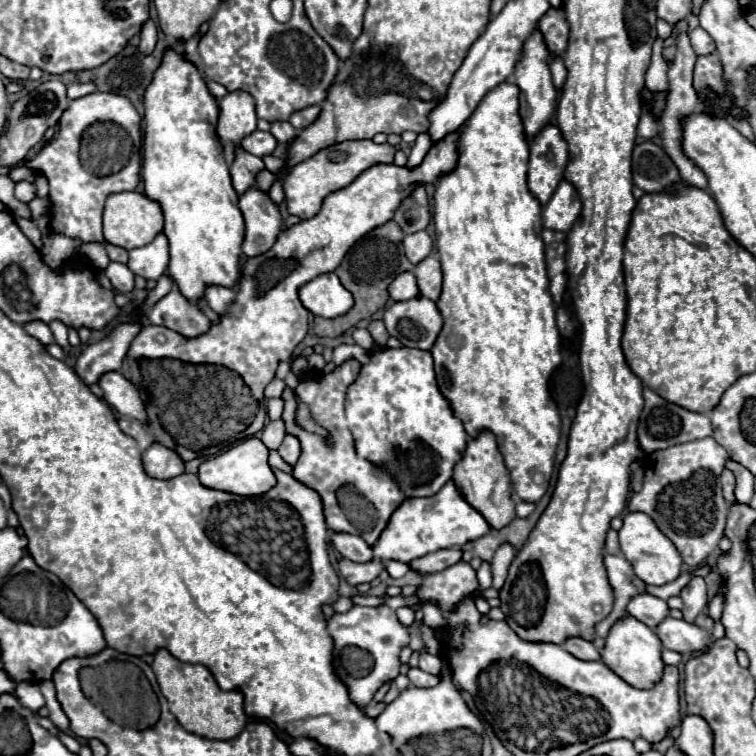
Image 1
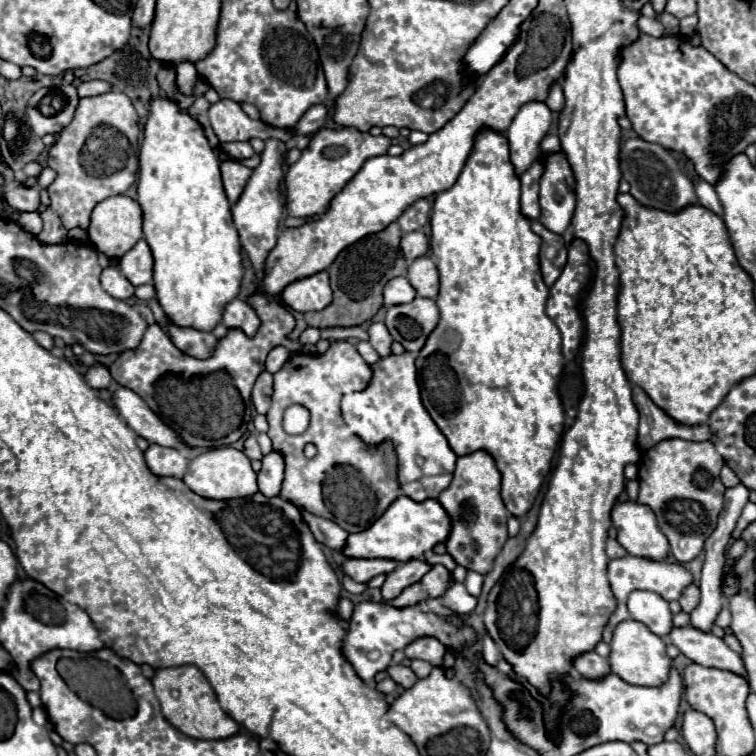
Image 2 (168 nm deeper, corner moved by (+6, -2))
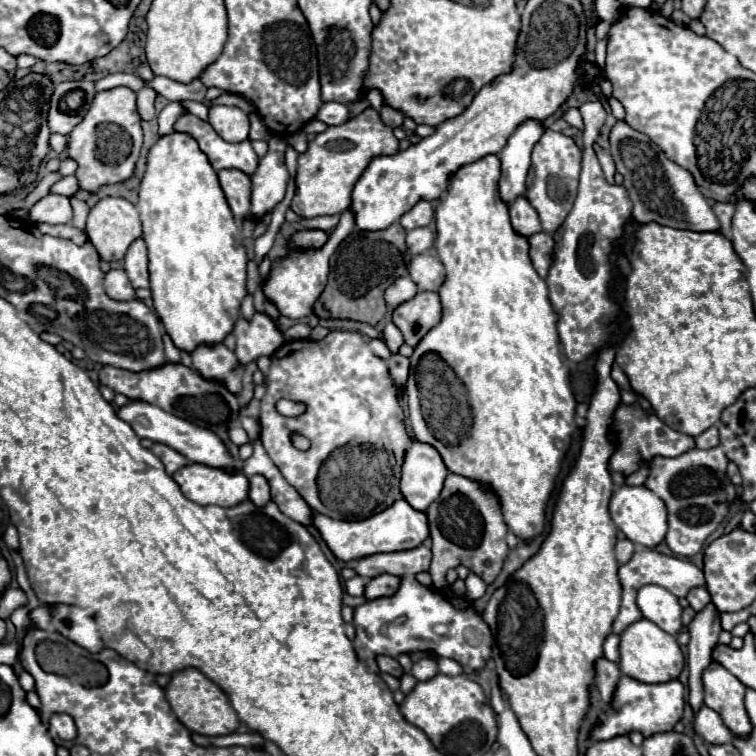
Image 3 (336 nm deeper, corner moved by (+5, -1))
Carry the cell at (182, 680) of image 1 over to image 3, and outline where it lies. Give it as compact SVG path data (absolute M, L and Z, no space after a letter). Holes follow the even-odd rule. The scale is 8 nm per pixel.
M184 668L180 672L174 672L168 686L164 688L164 694L174 716L192 732L204 736L224 736L236 732L238 728L238 716L234 714L228 696L196 668Z

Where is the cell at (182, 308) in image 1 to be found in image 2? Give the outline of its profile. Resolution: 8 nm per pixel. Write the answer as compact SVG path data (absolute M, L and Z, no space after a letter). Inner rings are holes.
M169 323L169 335L177 349L185 351L185 355L193 355L195 359L207 359L213 355L213 347L217 347L217 337L213 333L203 333L191 327L177 327Z

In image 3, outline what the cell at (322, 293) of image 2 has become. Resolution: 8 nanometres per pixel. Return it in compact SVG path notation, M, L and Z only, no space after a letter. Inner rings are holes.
M346 210L340 216L340 224L336 226L336 230L330 234L330 242L322 248L322 250L304 250L304 252L292 252L288 254L284 260L278 260L272 264L272 272L270 278L264 282L264 294L266 298L270 298L278 312L282 316L288 318L302 318L308 316L312 312L314 302L320 298L320 294L324 292L328 274L329 274L329 260L336 248L341 244L342 240L352 232L354 228L354 216L350 210Z

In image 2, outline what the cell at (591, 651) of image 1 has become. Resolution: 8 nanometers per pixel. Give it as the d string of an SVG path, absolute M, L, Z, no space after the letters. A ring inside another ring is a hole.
M589 651L589 653L579 655L573 661L573 673L577 673L577 677L597 681L597 679L603 679L605 675L609 675L611 667L609 667L607 659L599 657L595 651Z

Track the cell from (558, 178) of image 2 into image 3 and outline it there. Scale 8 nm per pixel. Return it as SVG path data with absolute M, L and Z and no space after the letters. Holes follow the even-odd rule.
M546 130L544 136L534 146L526 198L538 210L544 232L554 234L562 226L562 222L568 216L568 212L572 210L572 204L576 200L576 190L578 190L580 162L582 162L580 148L574 144L572 138L568 138L568 136L560 134L560 132Z

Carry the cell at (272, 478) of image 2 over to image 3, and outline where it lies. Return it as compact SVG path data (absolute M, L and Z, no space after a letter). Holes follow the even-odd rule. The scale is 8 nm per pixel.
M262 474L250 476L250 500L258 502L258 506L264 506L270 500L270 484Z

